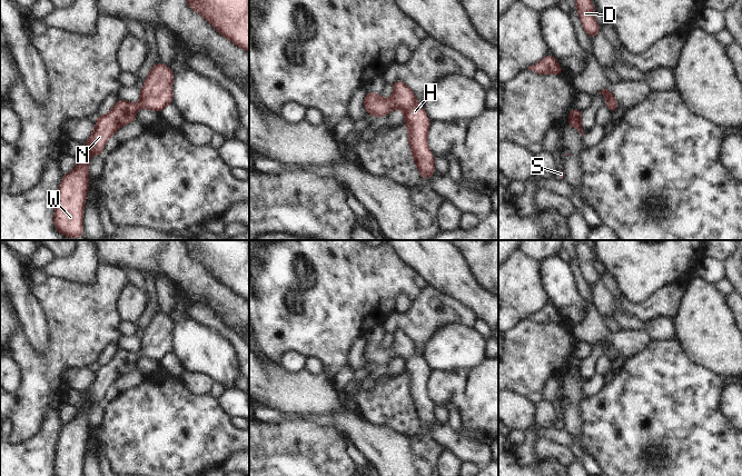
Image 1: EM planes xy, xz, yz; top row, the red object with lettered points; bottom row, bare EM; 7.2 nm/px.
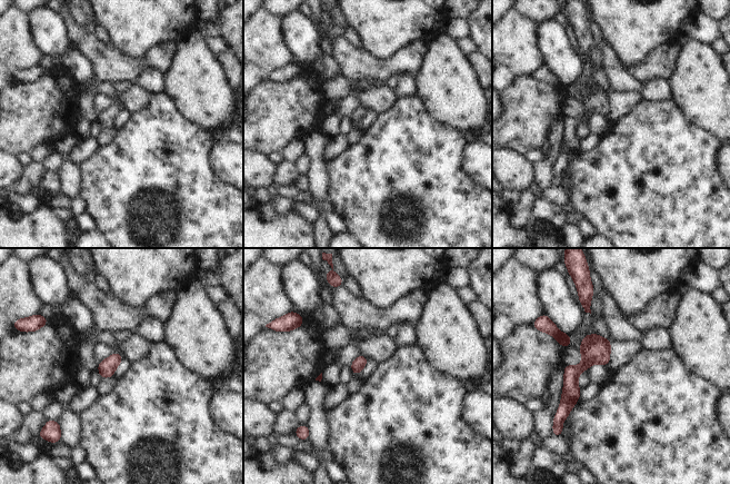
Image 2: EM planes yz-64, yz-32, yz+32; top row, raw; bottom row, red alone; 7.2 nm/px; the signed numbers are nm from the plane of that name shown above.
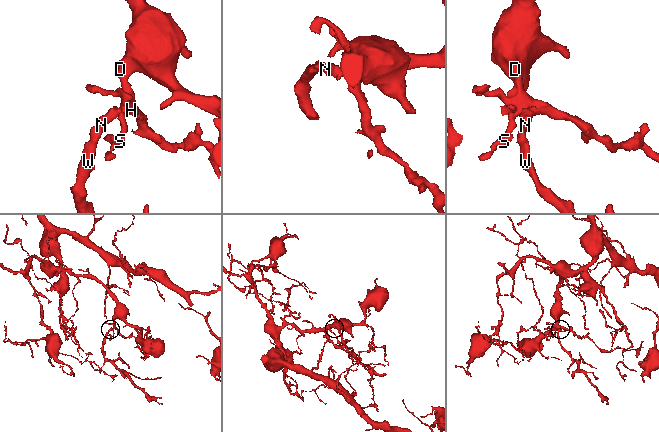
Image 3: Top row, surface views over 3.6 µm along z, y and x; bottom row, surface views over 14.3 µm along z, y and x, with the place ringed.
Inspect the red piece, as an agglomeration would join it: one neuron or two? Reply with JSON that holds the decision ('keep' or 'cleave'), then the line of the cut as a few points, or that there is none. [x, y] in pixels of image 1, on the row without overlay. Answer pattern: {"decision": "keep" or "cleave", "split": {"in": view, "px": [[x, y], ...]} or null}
{"decision": "keep", "split": null}

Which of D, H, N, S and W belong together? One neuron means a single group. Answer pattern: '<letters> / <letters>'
D H N S W

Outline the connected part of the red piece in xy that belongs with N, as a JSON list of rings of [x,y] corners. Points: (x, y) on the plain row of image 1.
[[[161,311],[156,313],[144,331],[142,338],[140,339],[140,351],[138,354],[118,348],[108,364],[96,366],[96,377],[86,391],[82,407],[78,409],[78,414],[68,424],[63,425],[60,430],[60,438],[56,446],[55,476],[82,476],[82,458],[86,453],[86,444],[89,436],[88,407],[90,405],[101,404],[108,388],[121,375],[135,369],[138,358],[147,357],[158,363],[171,353],[174,350],[171,340],[172,329],[174,320]]]

